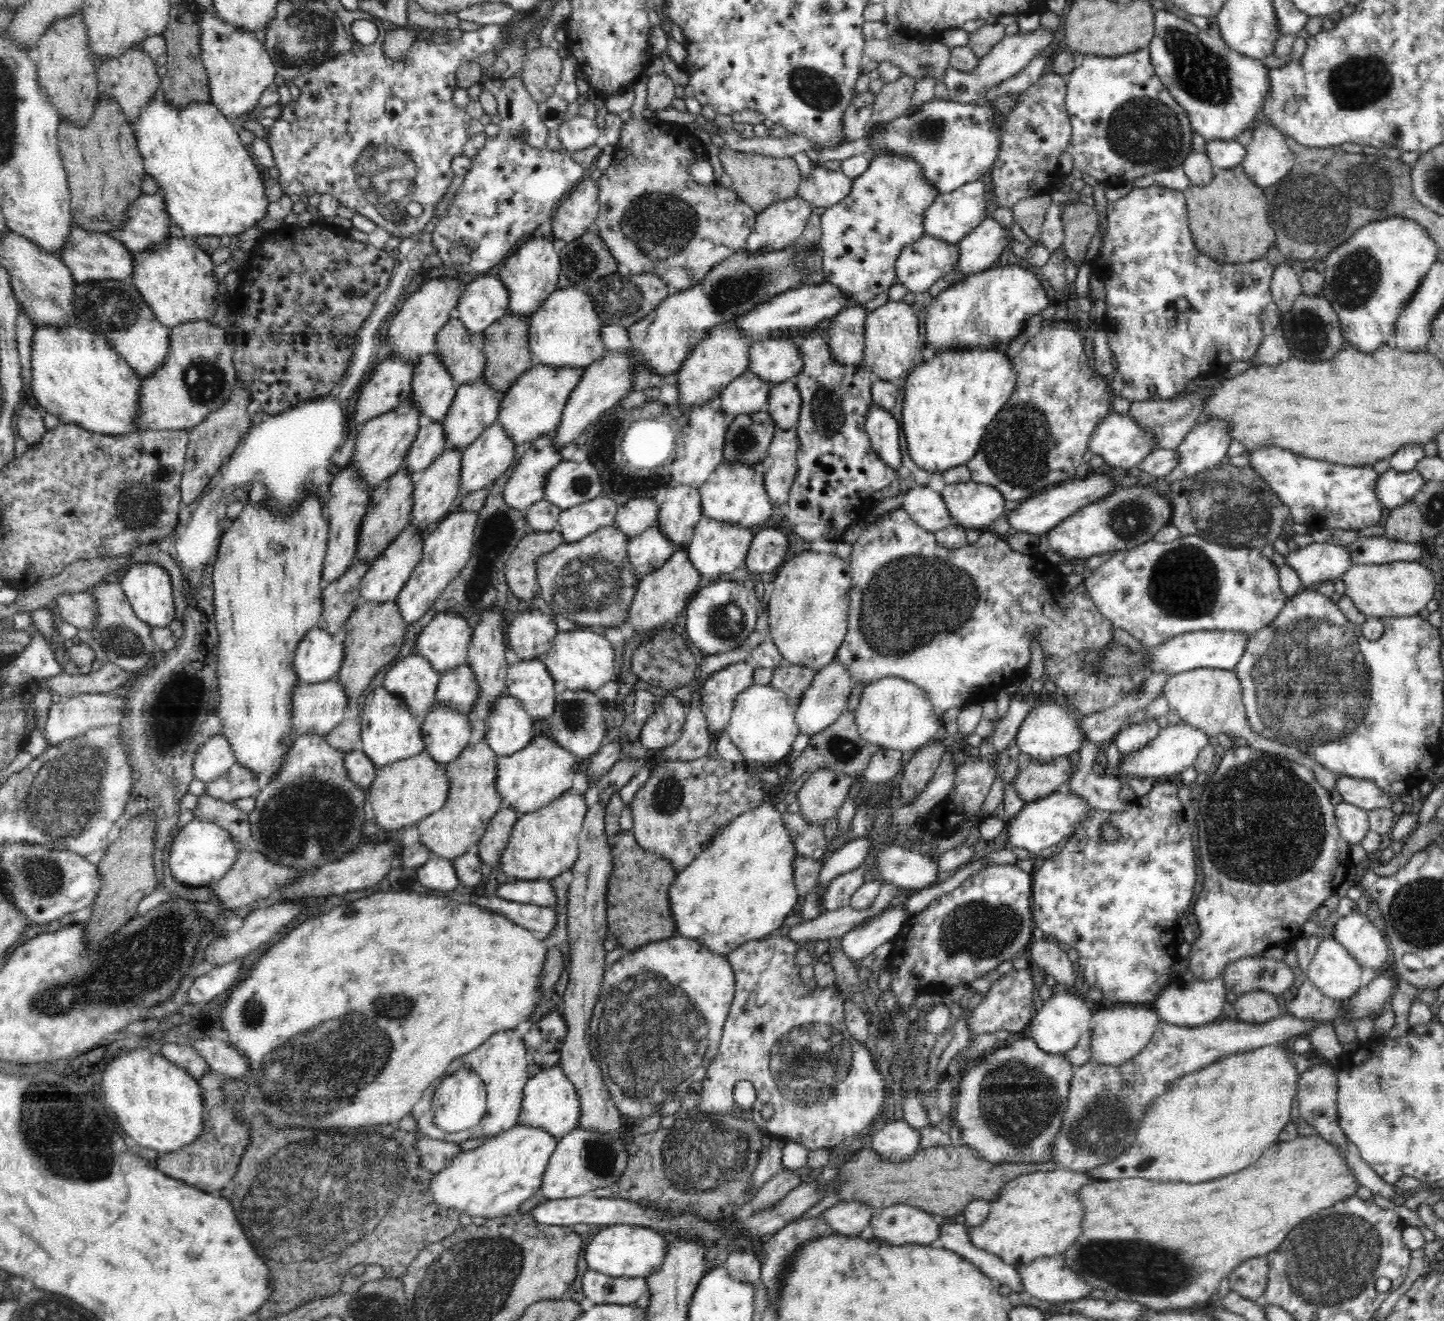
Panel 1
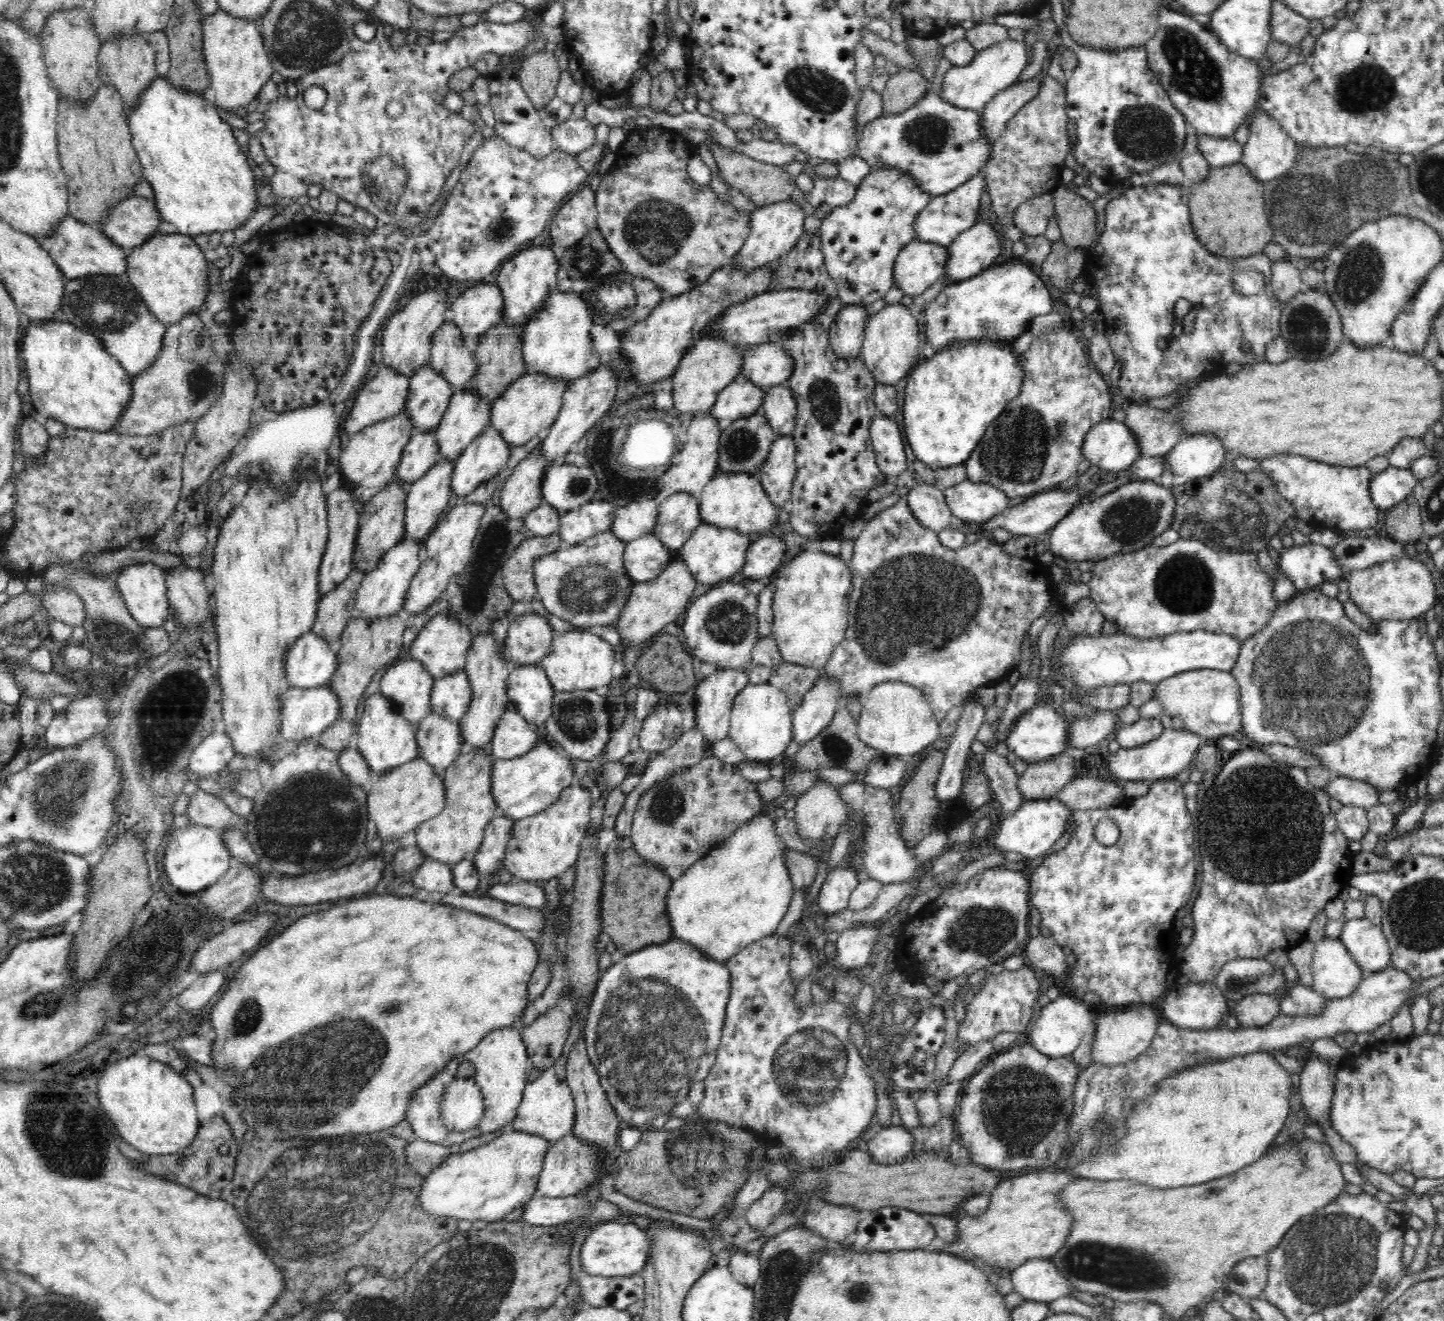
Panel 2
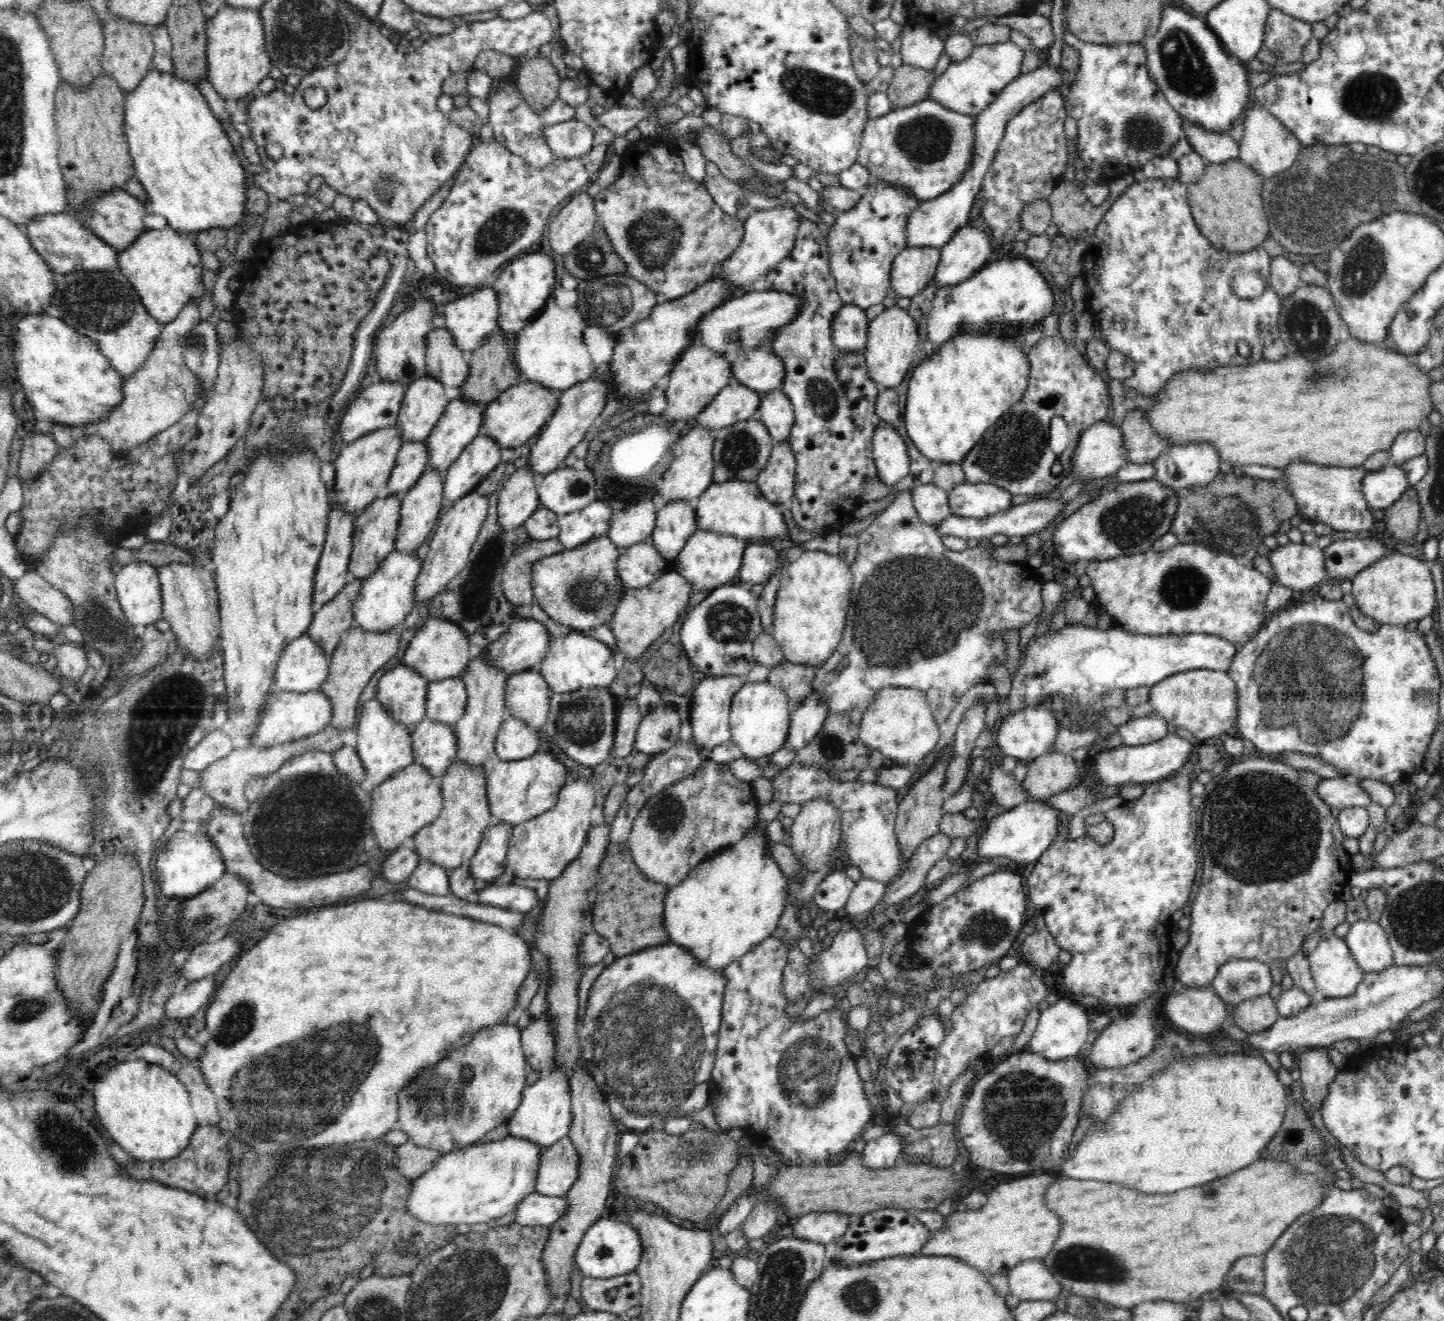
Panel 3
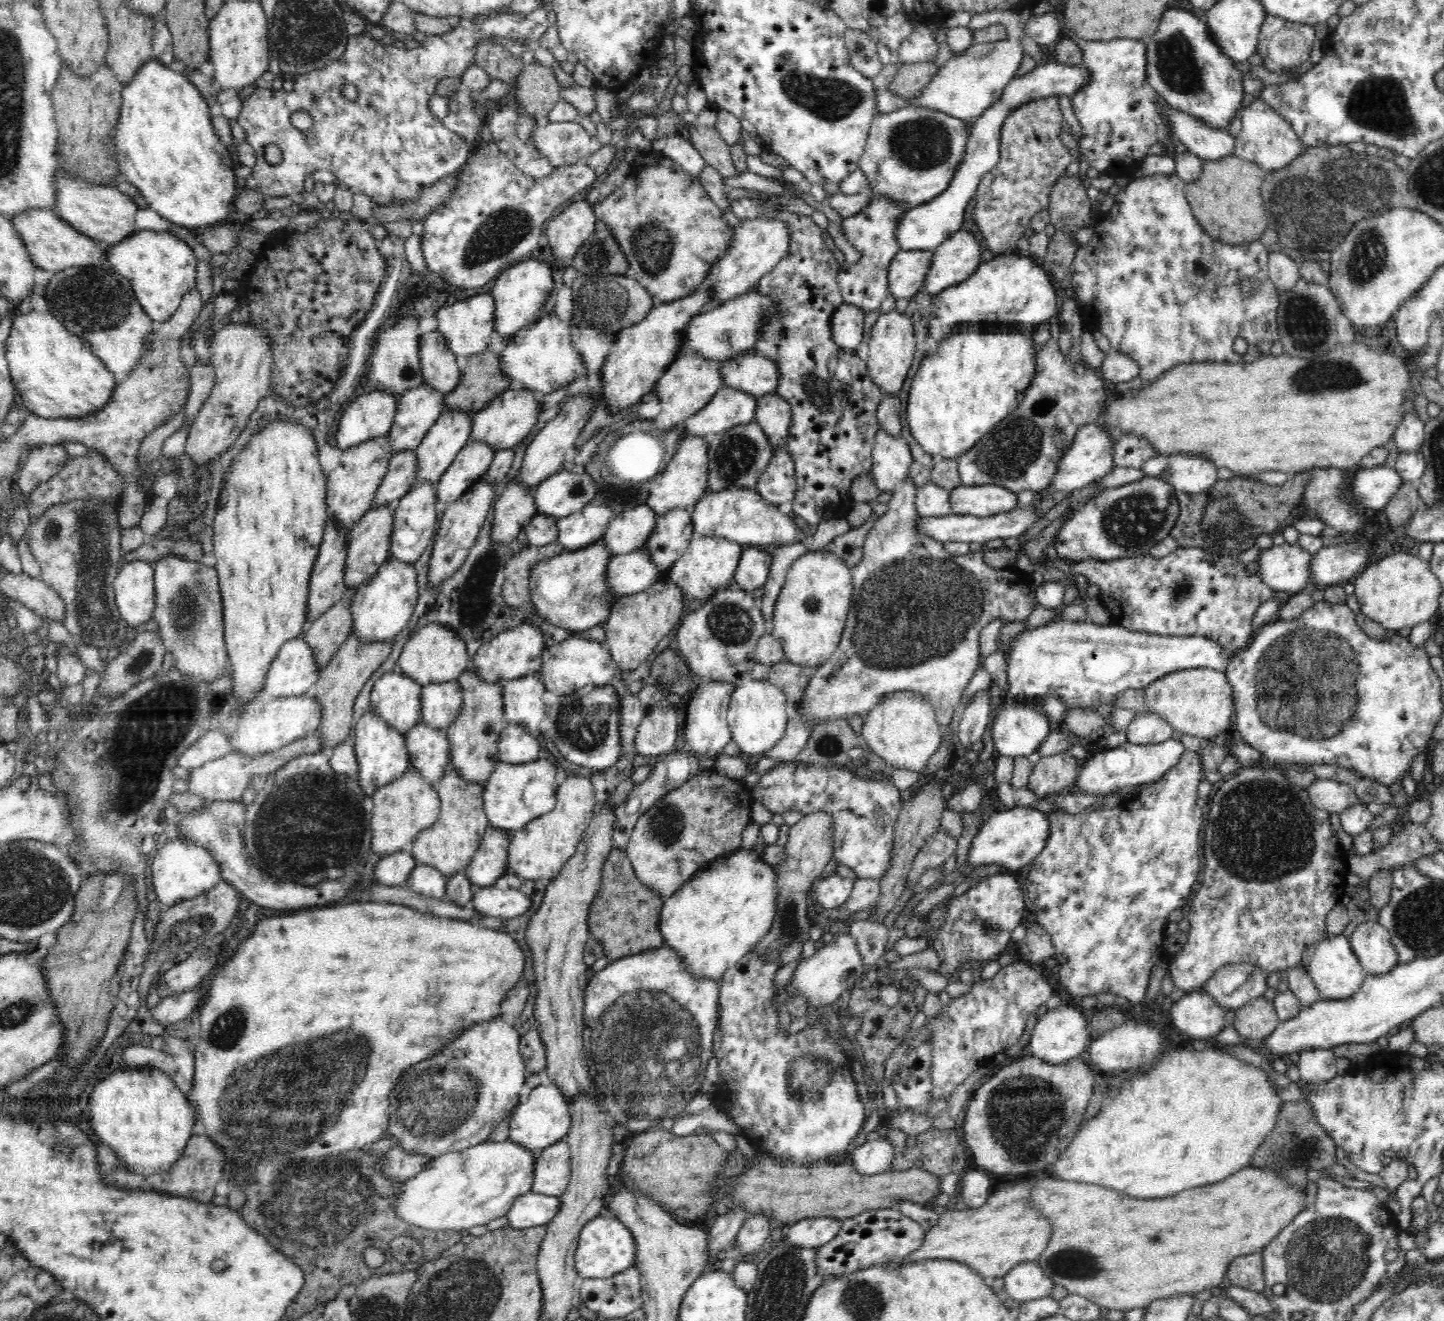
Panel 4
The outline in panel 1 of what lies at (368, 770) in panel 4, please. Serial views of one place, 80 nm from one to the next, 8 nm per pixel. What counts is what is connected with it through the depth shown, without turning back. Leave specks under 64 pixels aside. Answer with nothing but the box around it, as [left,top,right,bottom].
[359,686,425,768]

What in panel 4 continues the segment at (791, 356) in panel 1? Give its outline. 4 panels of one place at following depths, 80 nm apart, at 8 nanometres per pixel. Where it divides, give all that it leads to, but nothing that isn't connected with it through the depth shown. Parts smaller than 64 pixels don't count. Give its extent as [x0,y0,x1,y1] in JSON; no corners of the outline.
[722,351,780,398]

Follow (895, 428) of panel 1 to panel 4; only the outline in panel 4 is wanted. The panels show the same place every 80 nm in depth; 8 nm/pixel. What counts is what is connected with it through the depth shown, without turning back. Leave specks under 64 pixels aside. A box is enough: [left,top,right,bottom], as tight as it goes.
[870,430,912,493]

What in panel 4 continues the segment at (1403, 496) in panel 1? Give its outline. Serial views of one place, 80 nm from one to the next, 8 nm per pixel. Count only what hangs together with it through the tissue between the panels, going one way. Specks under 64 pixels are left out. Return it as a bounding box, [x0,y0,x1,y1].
[1349,466,1404,510]

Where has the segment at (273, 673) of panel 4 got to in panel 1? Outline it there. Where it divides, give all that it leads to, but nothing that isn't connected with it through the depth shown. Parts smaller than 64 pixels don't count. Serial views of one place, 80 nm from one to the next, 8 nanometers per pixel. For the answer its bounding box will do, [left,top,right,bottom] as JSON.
[294,626,345,684]

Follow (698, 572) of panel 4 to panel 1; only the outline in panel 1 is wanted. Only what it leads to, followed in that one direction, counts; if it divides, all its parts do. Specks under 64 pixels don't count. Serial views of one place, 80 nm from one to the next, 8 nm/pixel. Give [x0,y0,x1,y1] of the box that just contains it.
[684,517,755,578]

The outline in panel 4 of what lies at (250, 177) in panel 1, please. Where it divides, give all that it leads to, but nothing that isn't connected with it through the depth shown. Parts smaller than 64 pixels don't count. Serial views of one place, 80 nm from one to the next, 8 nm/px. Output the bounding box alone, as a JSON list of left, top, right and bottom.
[113,59,242,229]

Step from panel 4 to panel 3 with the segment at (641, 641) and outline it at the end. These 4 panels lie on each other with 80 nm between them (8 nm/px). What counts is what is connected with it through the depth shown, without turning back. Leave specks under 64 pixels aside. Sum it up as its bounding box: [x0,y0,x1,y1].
[608,565,692,659]

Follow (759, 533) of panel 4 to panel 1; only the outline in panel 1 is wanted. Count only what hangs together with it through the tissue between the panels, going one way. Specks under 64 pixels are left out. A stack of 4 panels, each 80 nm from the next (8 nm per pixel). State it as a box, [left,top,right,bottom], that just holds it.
[699,462,774,530]

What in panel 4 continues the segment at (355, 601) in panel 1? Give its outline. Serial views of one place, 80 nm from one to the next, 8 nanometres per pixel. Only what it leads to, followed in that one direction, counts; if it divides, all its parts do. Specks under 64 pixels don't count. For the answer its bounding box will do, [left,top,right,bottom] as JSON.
[304,587,356,672]

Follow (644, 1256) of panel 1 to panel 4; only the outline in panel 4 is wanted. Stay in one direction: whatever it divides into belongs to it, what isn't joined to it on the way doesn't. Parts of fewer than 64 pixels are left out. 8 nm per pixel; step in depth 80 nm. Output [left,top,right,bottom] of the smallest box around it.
[575,1215,636,1280]

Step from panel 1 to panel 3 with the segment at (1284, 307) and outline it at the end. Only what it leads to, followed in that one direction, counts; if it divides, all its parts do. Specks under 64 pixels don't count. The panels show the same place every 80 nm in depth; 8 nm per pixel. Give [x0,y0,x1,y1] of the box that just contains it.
[1268,255,1306,298]

